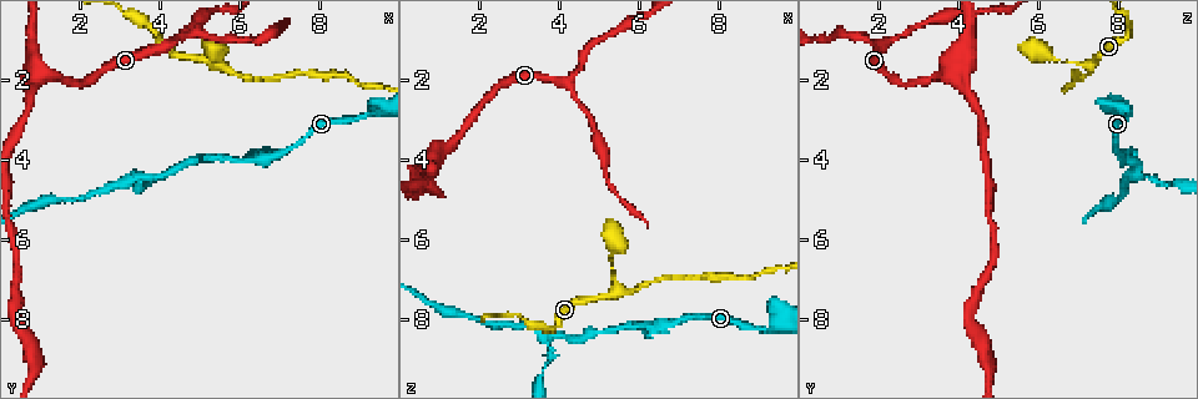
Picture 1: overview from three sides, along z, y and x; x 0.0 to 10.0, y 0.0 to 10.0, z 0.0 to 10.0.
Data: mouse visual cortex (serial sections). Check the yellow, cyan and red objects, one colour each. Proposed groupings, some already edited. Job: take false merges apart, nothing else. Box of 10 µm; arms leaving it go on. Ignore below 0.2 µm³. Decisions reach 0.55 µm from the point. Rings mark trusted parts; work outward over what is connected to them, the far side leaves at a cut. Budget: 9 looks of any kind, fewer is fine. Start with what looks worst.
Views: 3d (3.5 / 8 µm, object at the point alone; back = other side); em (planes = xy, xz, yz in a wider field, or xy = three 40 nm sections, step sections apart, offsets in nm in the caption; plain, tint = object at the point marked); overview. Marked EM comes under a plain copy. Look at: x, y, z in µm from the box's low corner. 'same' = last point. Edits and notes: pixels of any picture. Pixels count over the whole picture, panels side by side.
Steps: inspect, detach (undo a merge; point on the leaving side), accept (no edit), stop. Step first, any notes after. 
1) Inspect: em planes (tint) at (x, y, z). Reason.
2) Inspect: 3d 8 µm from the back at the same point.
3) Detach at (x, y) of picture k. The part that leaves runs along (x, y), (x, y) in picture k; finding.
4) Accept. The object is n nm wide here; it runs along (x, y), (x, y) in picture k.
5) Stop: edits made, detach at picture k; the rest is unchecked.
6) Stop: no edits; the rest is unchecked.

Inspect: 3d 3.5 µm at (5.35, 1.55, 7.40). Abrupt turn.

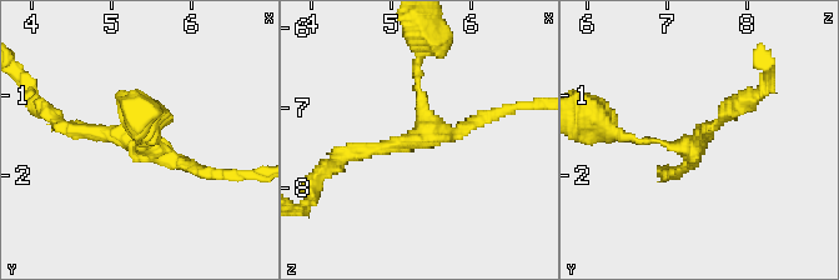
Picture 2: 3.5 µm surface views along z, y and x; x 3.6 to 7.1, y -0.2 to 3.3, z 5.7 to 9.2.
Accept. It runs along (342, 154), (423, 135), (416, 61) in picture 2; all the same cell.

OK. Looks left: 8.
Inspect: 3d 8 µm at (3.80, 4.45, 8.40). Two arms in line, one across.

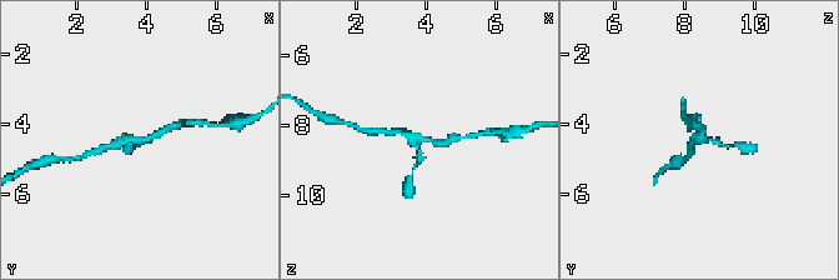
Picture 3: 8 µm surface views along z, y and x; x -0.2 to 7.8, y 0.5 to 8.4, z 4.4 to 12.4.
Inspect: 3d 3.5 µm at the same point.

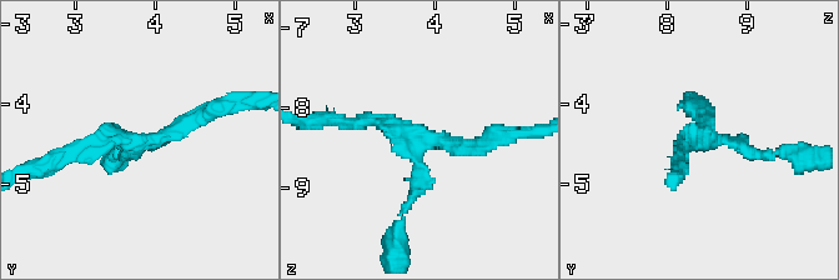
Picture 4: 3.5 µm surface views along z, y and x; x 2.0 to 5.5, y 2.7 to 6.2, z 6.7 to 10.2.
Inspect: em xy step 2 (tint) at (3.80, 4.50, 8.40). 3 arms meet here; the arms are 150, 150, 200 nm wide; need the tissue.

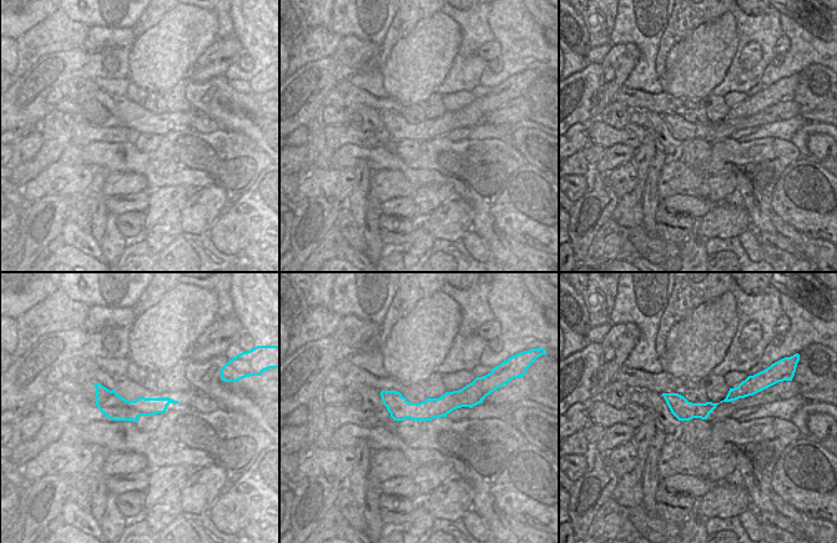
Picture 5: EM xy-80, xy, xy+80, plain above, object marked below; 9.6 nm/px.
Accept. Continuous, no second cell.

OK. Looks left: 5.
Inspect: 3d 3.5 µm at (1.00, 1.90, 3.90). Three-way junction.

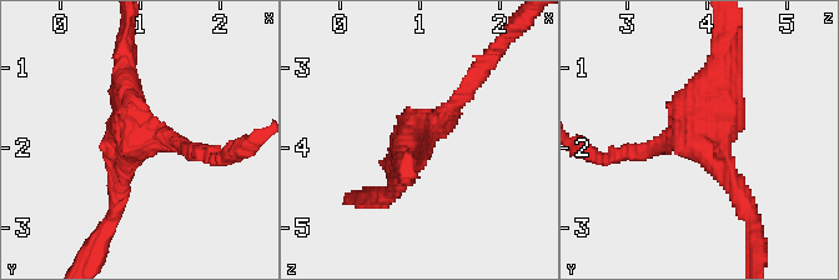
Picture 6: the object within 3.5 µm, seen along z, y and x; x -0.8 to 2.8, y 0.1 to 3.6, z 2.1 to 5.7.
Inspect: em xy step 2 (tint) at (0.95, 1.85, 3.85). Need the tissue.

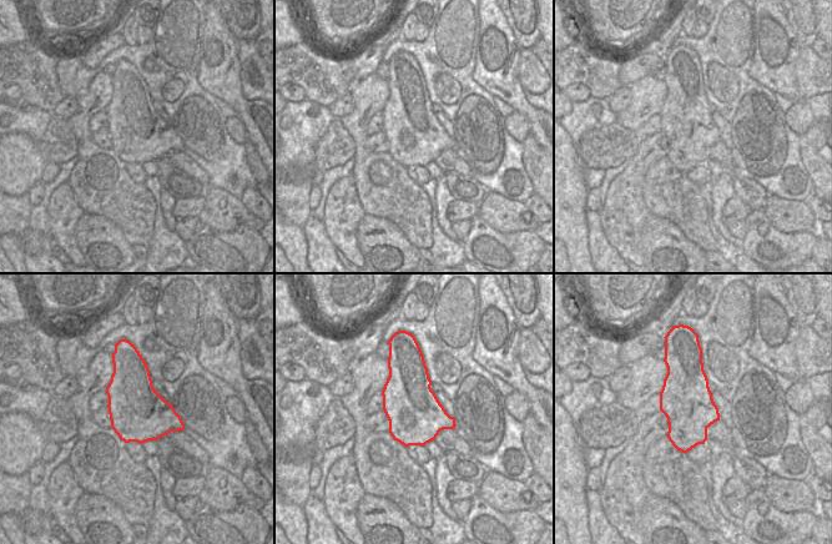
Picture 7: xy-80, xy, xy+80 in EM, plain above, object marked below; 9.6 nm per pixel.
Accept. It runs along (471, 79), (410, 140), (395, 184) in picture 6; continuous, no second cell.

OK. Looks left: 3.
Inspect: 3d 3.5 µm at (4.20, 1.10, 2.05). Branch point.

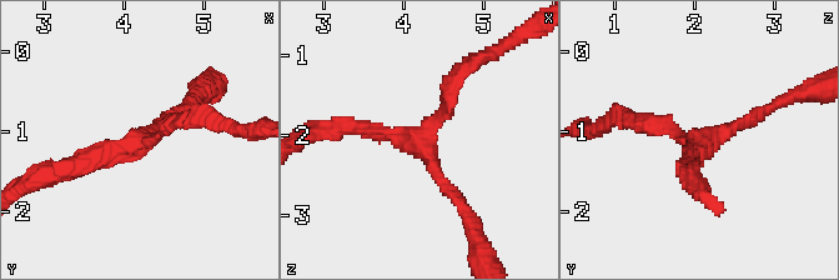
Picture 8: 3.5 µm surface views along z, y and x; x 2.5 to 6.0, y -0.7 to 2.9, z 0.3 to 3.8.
Inspect: em xy step 2 (tint) at (4.10, 1.10, 2.05). Need the tissue.

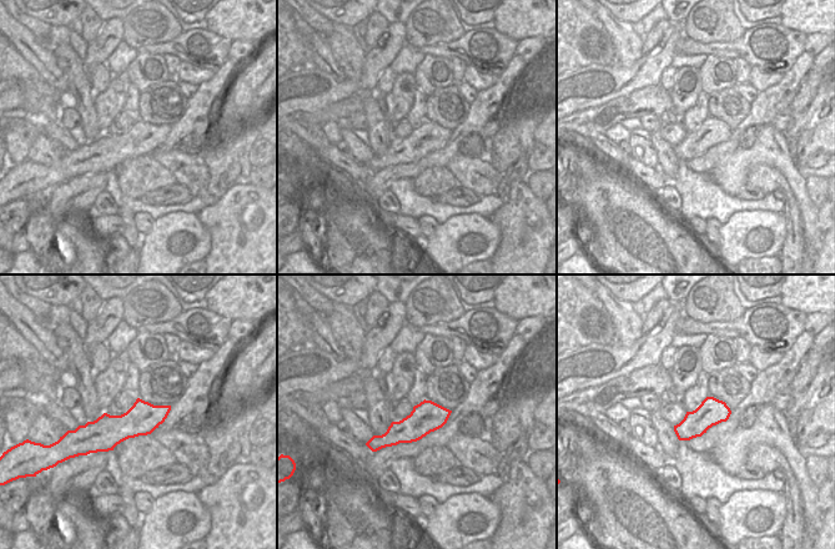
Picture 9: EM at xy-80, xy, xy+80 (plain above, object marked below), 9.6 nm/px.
Accept. 3 arms meet here; it runs along (446, 412), (428, 416), (373, 446) in picture 9; all the same cell.

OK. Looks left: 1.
Stop: no edits; the rest is unchecked.

